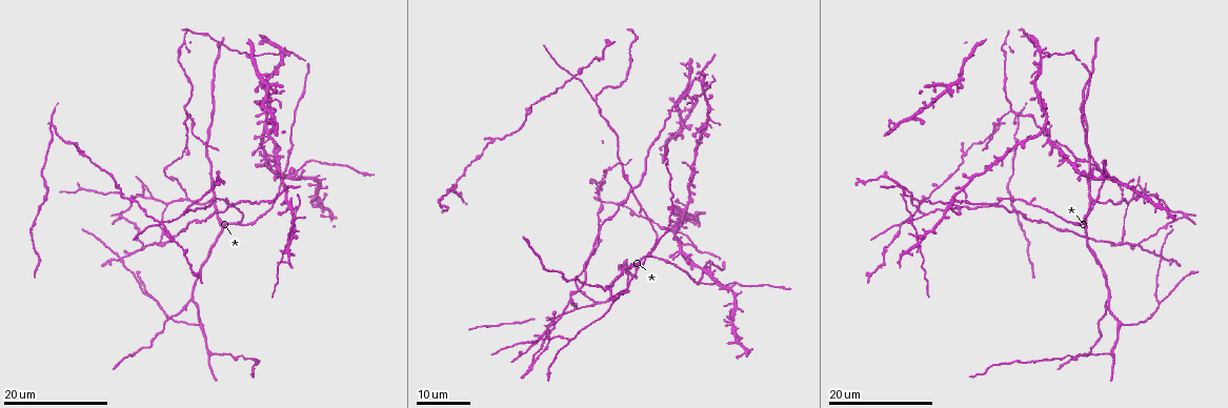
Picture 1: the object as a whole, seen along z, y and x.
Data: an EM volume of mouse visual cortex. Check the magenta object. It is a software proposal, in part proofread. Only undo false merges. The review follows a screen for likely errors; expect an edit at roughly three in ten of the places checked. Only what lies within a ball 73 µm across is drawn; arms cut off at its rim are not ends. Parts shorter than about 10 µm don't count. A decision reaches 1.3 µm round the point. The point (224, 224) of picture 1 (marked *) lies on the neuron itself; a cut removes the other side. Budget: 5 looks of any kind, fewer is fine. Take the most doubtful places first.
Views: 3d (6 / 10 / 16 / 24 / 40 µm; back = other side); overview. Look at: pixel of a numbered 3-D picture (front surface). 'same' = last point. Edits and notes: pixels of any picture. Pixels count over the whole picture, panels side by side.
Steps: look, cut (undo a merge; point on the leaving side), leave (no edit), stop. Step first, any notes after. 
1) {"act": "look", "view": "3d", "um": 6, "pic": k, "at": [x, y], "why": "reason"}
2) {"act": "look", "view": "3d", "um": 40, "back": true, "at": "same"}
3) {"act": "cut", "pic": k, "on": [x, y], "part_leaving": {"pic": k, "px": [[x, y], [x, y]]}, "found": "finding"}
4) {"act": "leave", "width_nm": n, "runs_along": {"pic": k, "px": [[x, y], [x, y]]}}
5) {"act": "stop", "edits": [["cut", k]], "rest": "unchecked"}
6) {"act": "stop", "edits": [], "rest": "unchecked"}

{"act": "look", "view": "3d", "um": 16, "pic": 1, "at": [1120, 244], "why": "four-way junction"}

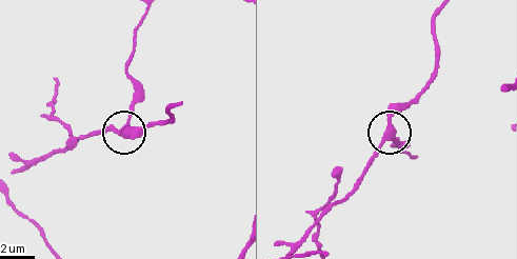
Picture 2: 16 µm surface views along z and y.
{"act": "look", "view": "3d", "um": 10, "pic": 2, "at": [384, 141]}

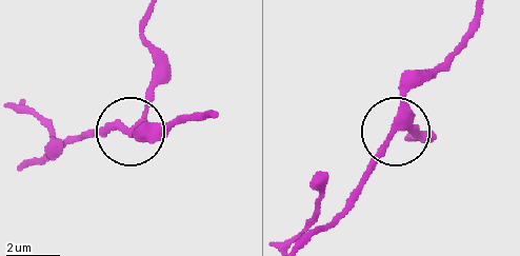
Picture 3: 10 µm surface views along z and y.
{"act": "cut", "pic": 3, "on": [116, 126], "arms": 4, "part_leaving": {"pic": 3, "px": [[410, 121], [405, 96], [451, 55], [473, 21]]}, "found": "a second neuron is stuck on"}

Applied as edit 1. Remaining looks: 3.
{"act": "look", "view": "overview", "why": "redraw"}

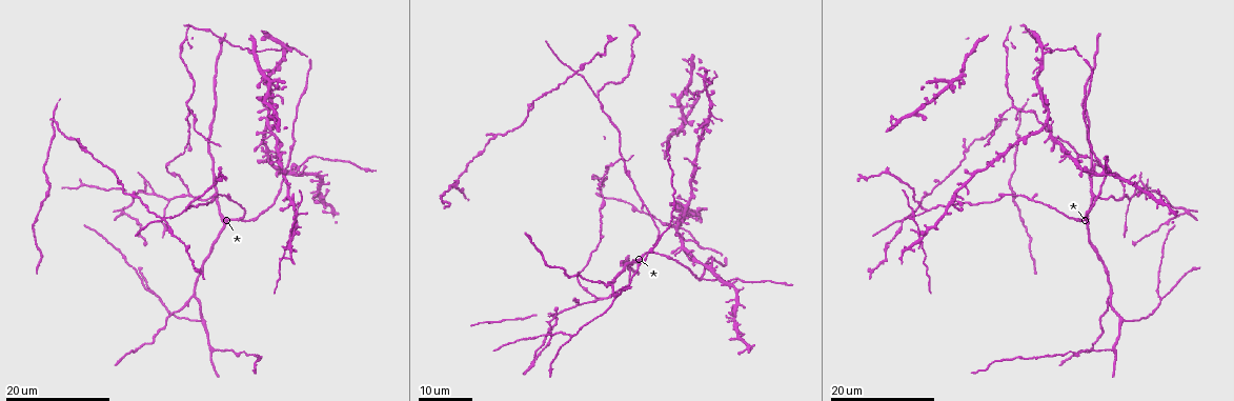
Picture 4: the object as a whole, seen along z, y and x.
{"act": "look", "view": "3d", "um": 24, "pic": 4, "at": [1141, 182], "why": "side arm on a straight run"}

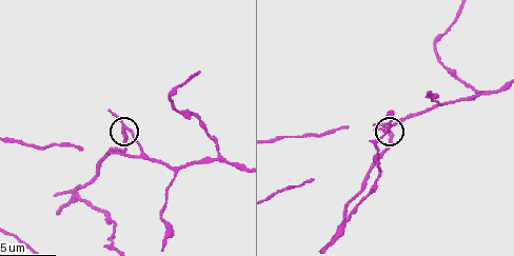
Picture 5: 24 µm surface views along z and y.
{"act": "look", "view": "3d", "um": 6, "pic": 5, "at": [123, 129]}

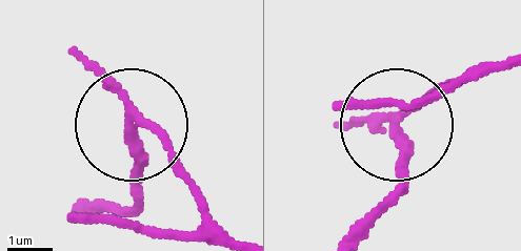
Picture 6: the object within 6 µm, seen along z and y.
{"act": "cut", "pic": 6, "on": [142, 165], "width_nm": 180, "part_leaving": {"pic": 6, "px": [[393, 120], [404, 172], [374, 229]]}, "found": "a second neuron is stuck on"}

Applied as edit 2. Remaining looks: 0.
{"act": "stop", "edits": [["cut", 3], ["cut", 6]], "rest": "unchecked"}

